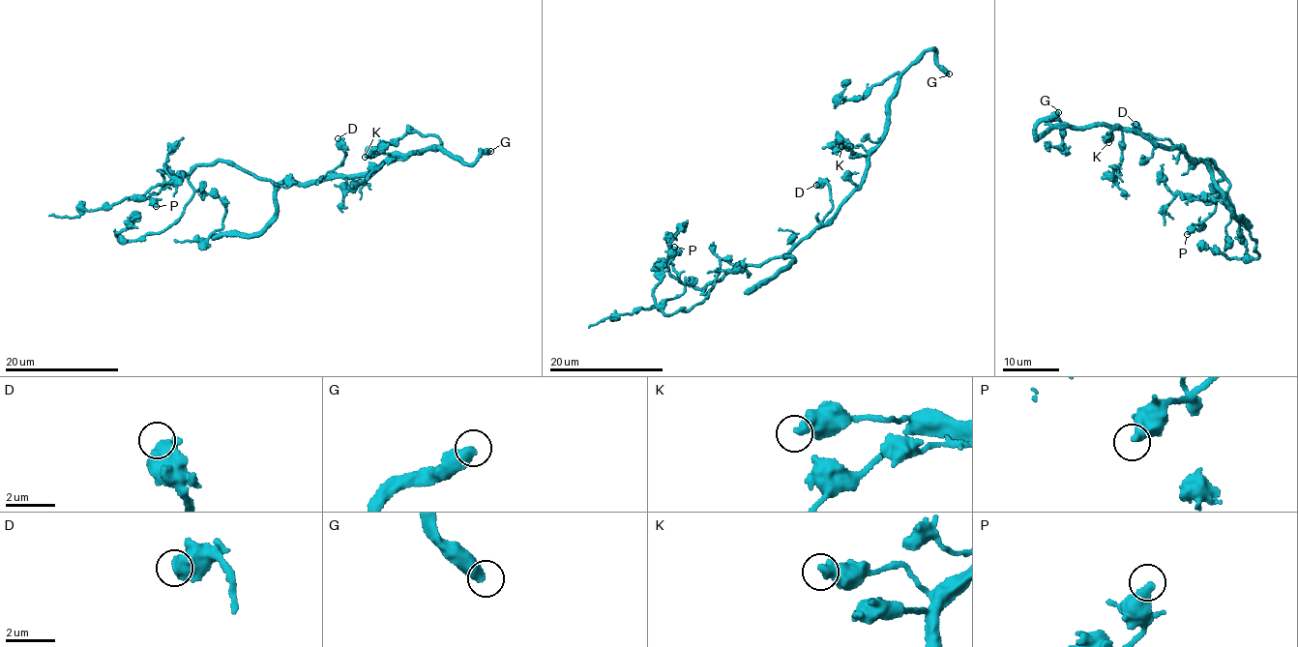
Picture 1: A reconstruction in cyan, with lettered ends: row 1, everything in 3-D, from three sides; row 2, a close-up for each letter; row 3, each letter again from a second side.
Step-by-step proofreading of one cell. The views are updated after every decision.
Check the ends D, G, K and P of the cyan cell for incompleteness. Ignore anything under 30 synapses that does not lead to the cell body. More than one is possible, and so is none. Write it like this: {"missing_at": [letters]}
{"missing_at": ["G"]}

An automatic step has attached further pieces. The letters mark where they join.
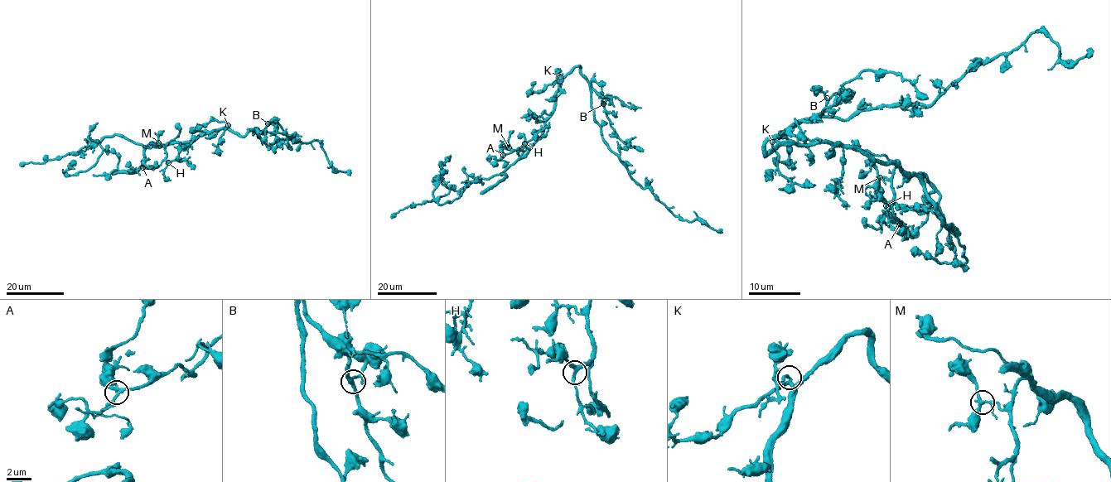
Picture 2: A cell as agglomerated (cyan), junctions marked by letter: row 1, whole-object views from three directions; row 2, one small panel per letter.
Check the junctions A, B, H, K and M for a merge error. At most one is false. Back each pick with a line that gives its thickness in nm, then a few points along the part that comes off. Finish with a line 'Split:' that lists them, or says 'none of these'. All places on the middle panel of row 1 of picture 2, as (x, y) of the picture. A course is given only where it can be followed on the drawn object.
Split: none of these

